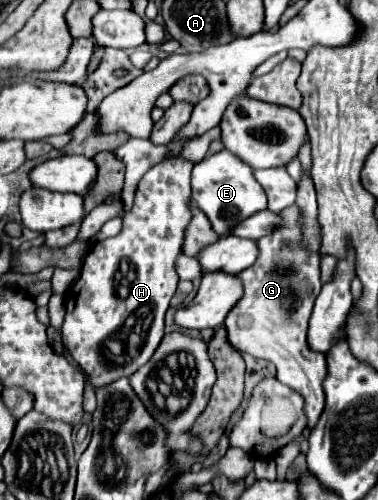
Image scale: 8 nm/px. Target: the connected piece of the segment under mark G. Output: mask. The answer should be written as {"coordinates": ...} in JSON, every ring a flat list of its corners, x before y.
{"coordinates":[[290,206,280,212,282,224,268,236,258,240,260,256,258,260,240,272,240,280,244,282,244,296,232,308,226,318,228,340,240,350,248,352,254,358,264,358,274,362,278,374,276,378,302,394,304,398,304,414,308,418,308,426,314,428,318,416,324,408,324,390,322,380,326,376,326,358,324,354,316,354,308,346,308,320,312,312,312,304,316,294,320,292,320,258,318,254,308,256,300,250,300,210,298,206]]}

